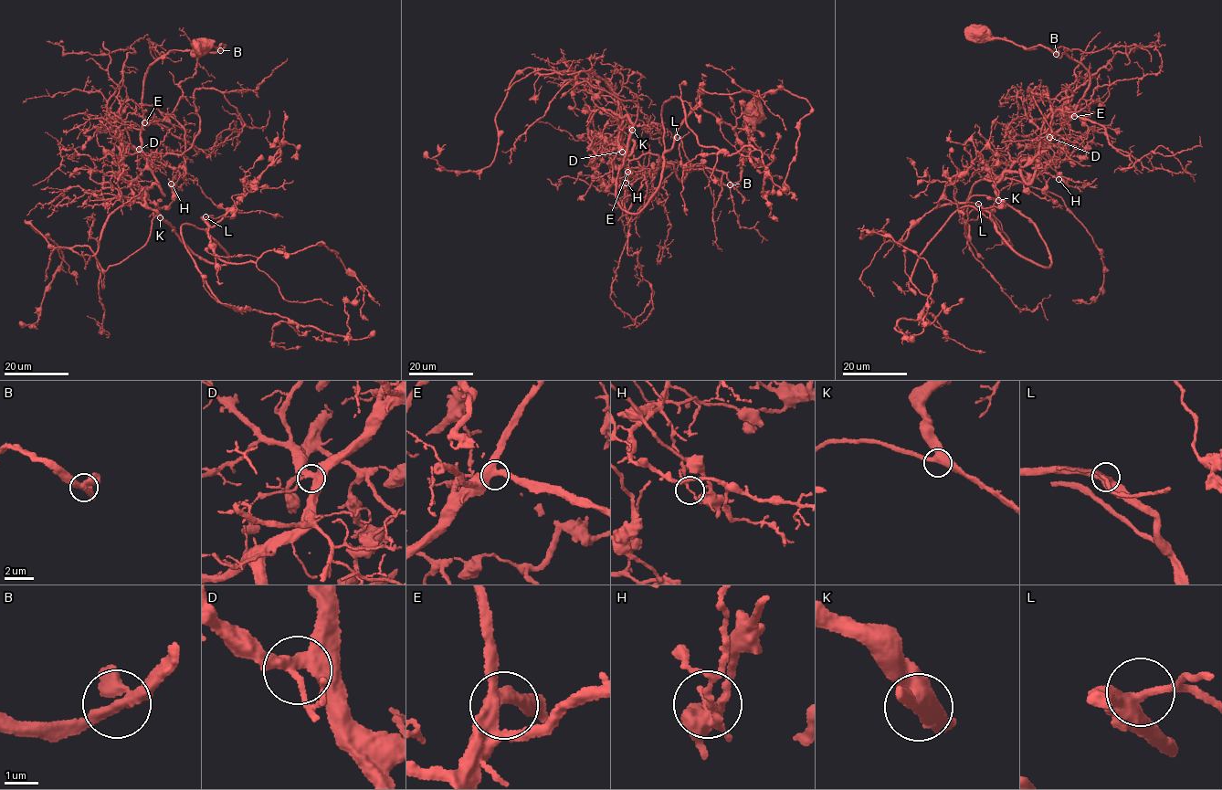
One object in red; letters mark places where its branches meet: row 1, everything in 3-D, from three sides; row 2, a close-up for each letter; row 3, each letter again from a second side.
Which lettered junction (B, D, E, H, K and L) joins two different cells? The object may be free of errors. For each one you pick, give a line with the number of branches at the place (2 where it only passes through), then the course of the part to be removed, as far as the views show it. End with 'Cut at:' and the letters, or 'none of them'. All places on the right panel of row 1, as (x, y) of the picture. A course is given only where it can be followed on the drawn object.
H: 3 | (1058, 180), (1062, 174), (1039, 153), (1041, 127), (1048, 115), (1065, 108), (1068, 89), (1029, 177), (1042, 182)
Cut at: H

